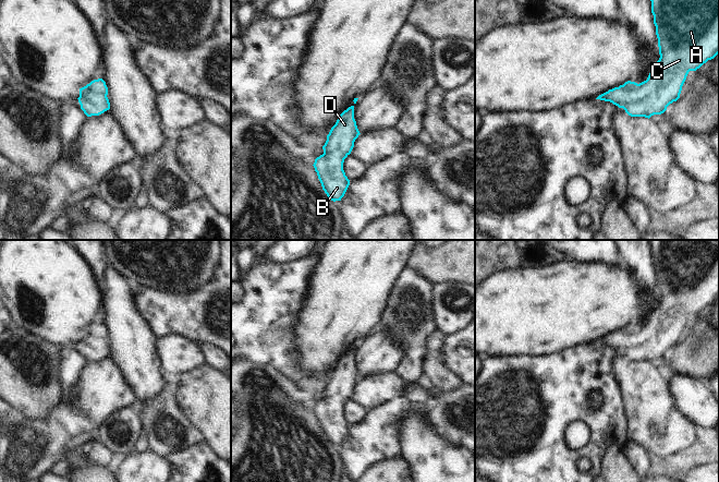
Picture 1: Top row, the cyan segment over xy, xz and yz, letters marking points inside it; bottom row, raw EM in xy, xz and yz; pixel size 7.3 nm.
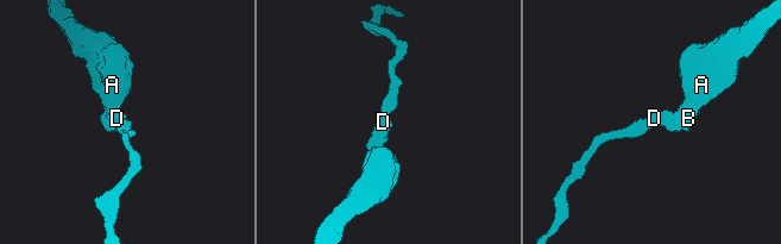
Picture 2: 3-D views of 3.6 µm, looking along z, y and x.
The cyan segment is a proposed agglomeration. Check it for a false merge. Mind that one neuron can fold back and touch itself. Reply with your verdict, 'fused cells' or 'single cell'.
single cell

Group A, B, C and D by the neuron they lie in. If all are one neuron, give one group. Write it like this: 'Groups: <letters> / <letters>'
Groups: A B C D

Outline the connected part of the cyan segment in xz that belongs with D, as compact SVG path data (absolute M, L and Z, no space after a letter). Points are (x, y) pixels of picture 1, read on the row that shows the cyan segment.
M351 106L339 116L327 135L322 146L324 154L317 157L313 165L322 190L333 202L341 201L350 185L343 162L360 134L354 119L354 106Z

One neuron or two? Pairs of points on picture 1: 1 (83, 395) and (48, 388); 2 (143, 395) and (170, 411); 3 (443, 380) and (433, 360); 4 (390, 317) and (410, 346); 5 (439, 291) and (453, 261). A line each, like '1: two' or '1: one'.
1: two
2: two
3: one
4: one
5: two

